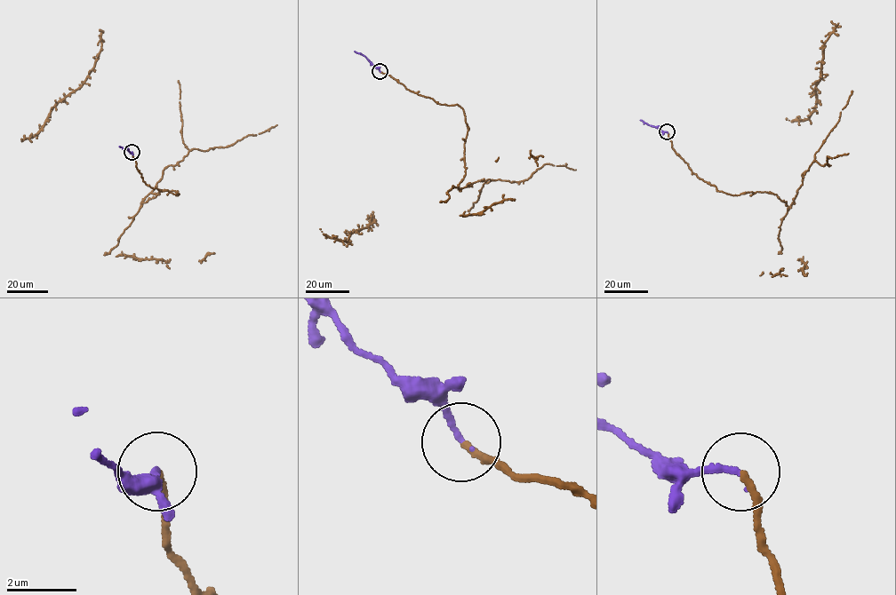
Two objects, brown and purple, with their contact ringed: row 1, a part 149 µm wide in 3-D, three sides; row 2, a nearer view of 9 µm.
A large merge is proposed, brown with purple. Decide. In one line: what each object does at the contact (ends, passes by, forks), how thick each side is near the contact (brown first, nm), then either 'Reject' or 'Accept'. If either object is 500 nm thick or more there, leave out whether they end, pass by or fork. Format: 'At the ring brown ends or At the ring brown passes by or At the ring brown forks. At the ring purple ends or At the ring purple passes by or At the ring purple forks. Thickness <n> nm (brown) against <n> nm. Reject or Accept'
At the ring brown ends. At the ring purple ends. Thickness 190 nm (brown) against 180 nm. Accept

